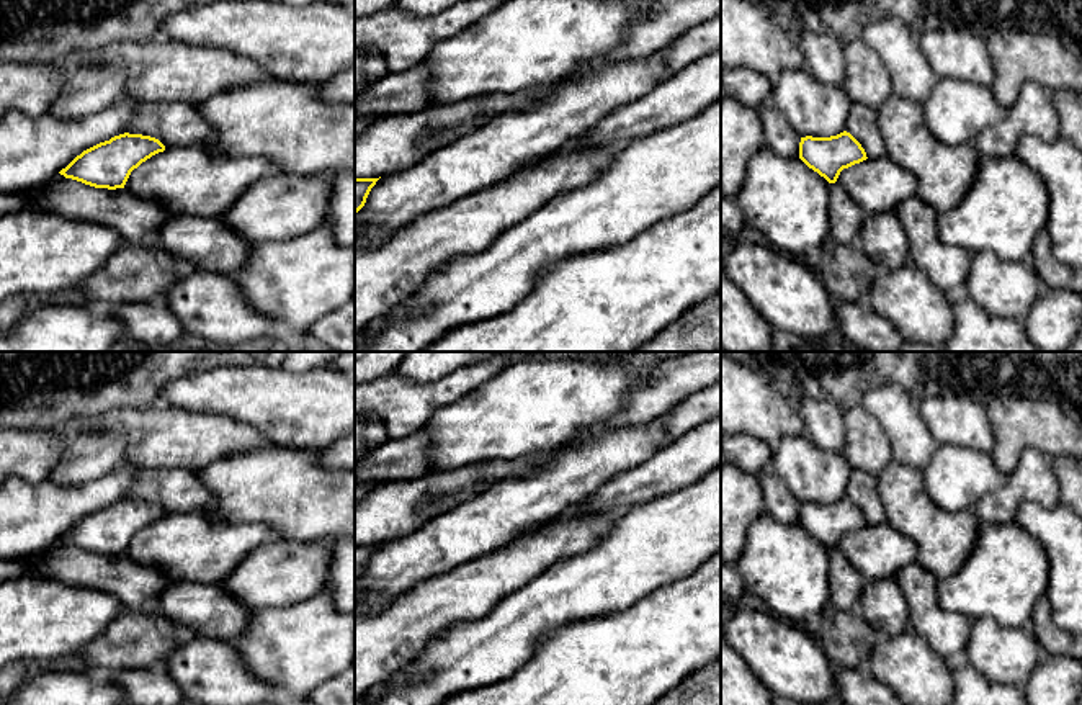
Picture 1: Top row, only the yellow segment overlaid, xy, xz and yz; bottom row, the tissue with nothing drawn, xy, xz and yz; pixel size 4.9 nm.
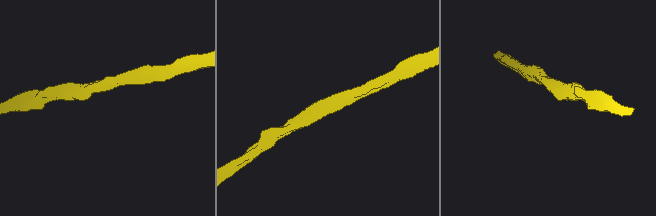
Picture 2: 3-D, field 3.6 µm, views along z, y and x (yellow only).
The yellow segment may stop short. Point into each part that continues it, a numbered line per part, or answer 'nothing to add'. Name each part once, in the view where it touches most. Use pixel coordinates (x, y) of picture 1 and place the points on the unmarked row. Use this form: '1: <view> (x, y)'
nothing to add

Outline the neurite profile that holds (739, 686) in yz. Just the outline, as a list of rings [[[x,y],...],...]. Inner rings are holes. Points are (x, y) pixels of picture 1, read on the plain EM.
[[[721,626],[721,705],[773,705],[773,698],[729,646]]]

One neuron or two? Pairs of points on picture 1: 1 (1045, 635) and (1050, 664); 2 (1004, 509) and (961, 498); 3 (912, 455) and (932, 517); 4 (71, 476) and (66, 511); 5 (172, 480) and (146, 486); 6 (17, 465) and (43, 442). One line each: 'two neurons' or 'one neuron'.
1: two neurons
2: two neurons
3: two neurons
4: two neurons
5: one neuron
6: one neuron

